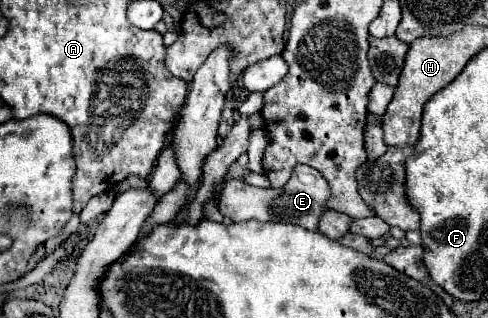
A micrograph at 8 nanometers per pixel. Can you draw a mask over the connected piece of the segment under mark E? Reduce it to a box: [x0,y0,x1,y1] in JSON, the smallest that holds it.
[221,165,329,231]

